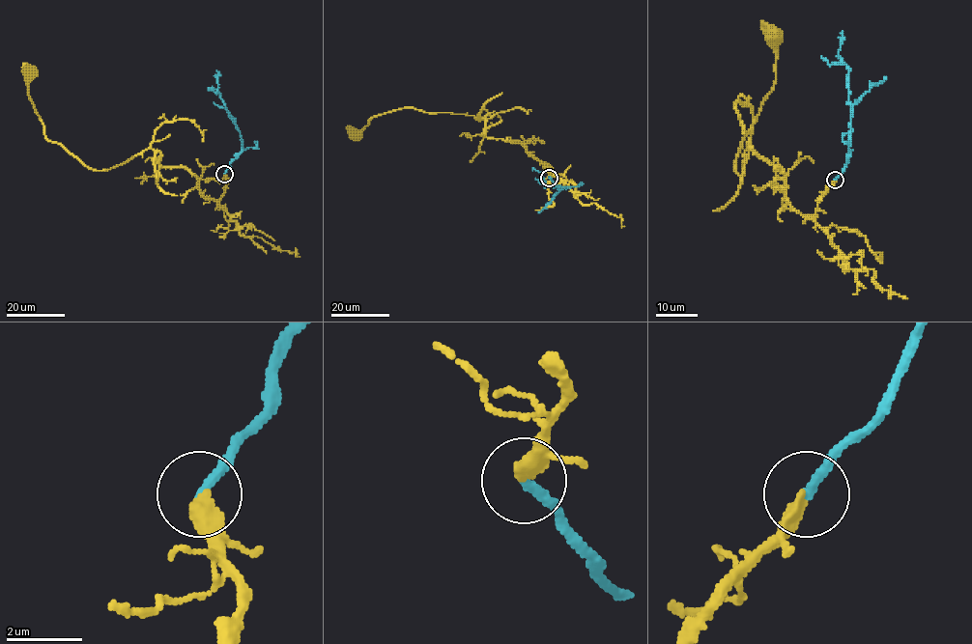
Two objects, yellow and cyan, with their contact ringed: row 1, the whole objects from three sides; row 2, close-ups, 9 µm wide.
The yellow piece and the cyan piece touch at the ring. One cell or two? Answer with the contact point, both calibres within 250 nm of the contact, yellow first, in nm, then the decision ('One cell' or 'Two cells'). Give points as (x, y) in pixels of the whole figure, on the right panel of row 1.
Place: (835, 180). Thickness 440 nm (yellow) against 240 nm. One cell

